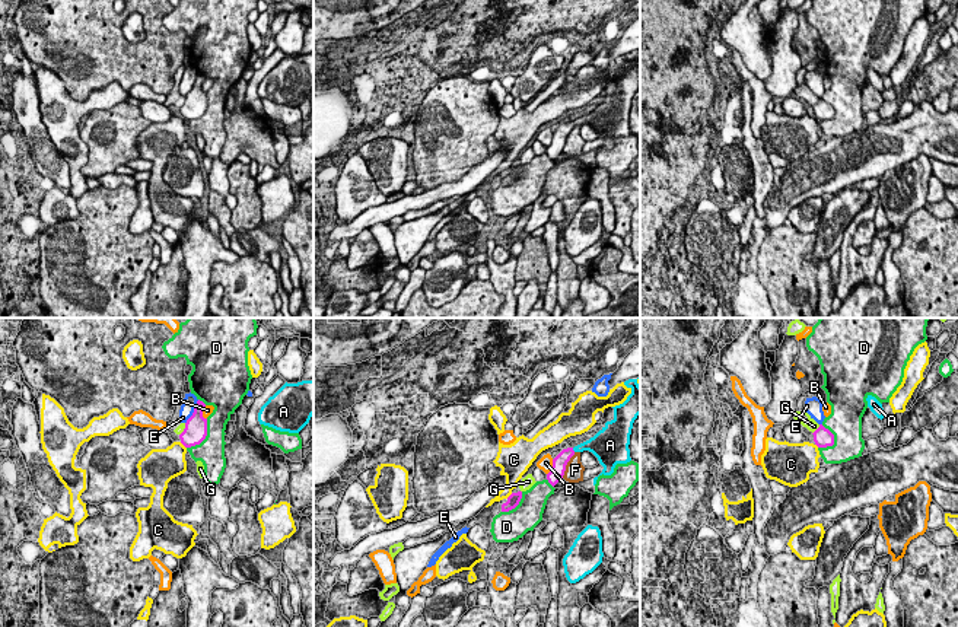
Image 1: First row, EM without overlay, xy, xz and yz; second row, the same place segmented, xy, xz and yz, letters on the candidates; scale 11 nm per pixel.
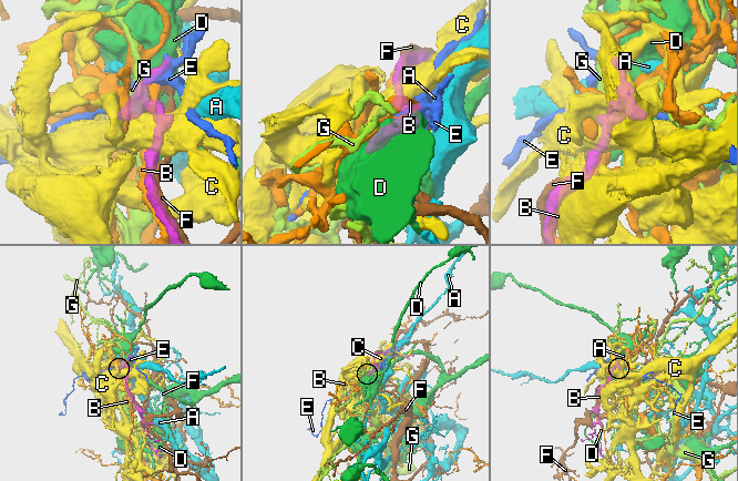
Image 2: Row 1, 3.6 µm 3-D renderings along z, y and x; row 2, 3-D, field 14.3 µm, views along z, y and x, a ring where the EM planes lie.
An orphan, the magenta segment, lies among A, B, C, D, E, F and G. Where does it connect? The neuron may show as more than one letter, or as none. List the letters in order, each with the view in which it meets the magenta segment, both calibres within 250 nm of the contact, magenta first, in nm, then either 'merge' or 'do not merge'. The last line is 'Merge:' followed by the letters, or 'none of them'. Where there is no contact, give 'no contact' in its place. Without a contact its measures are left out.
A: meets magenta in xz; 160 nm thick on the magenta side, 170 nm on the other; merge
B: meets magenta in xz; 160 nm thick on the magenta side, 160 nm on the other; do not merge
C: meets magenta in xy; 260 nm thick on the magenta side, 320 nm on the other; do not merge
D: meets magenta in xy; 260 nm thick on the magenta side, 300 nm on the other; do not merge
E: meets magenta in xy; 260 nm thick on the magenta side, 160 nm on the other; do not merge
F: meets magenta in xz; 160 nm thick on the magenta side, 200 nm on the other; do not merge
G: meets magenta in yz; 220 nm thick on the magenta side, 160 nm on the other; do not merge
Merge: A

